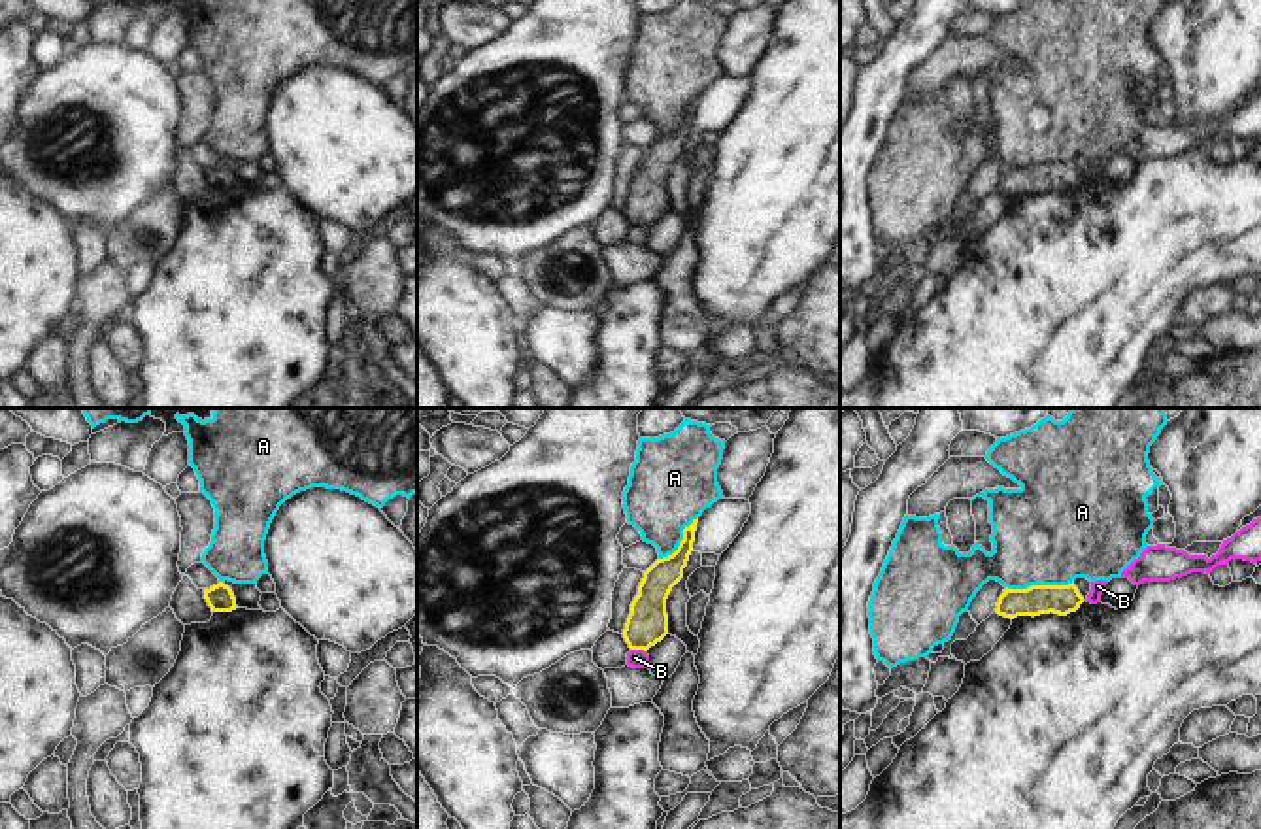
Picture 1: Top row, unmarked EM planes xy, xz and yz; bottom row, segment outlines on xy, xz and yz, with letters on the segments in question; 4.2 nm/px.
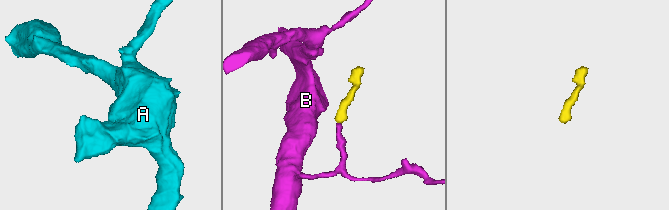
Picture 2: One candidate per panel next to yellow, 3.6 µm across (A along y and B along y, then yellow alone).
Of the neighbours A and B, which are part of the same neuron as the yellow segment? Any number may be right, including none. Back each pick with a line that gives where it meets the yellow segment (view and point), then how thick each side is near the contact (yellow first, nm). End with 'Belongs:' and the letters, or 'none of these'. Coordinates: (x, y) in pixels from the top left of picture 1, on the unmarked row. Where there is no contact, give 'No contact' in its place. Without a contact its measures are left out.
Belongs: none of these

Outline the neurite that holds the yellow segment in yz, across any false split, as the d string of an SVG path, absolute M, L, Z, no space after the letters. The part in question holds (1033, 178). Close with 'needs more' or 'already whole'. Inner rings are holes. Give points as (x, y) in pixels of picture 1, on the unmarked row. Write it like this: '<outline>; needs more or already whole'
M1072 161L1068 162L1031 162L1027 166L1004 166L999 174L995 189L1004 195L1017 195L1017 193L1040 193L1040 191L1059 191L1067 193L1076 189L1084 174L1080 172L1078 164Z; already whole

